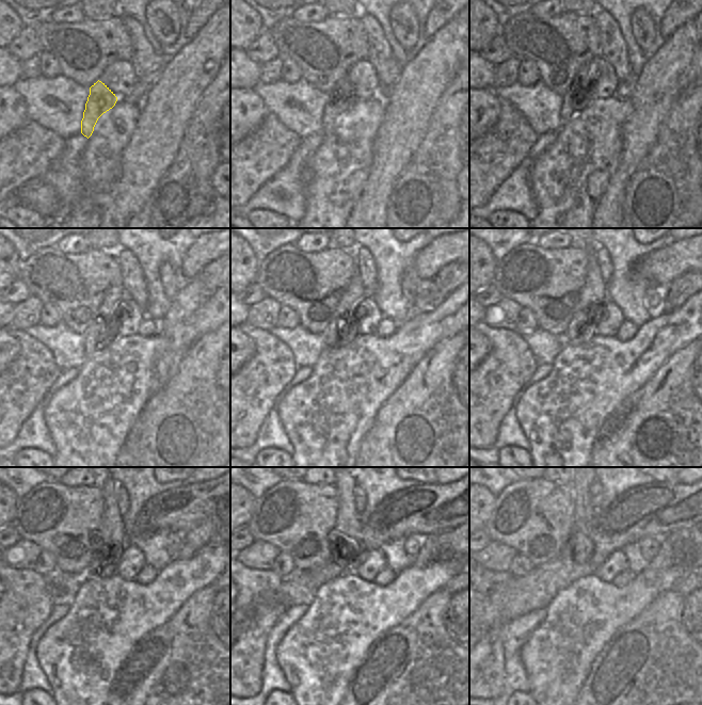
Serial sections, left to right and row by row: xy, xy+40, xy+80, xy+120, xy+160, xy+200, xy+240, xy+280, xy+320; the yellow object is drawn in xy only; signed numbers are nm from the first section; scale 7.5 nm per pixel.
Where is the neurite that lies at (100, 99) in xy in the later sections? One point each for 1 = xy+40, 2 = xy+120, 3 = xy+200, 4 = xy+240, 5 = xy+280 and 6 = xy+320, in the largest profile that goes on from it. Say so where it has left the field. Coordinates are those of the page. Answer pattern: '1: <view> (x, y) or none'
1: xy+40 (341, 98)
2: xy+120 (105, 330)
3: xy+200 (581, 329)
4: xy+240 (108, 544)
5: xy+280 (346, 548)
6: xy+320 (580, 544)

